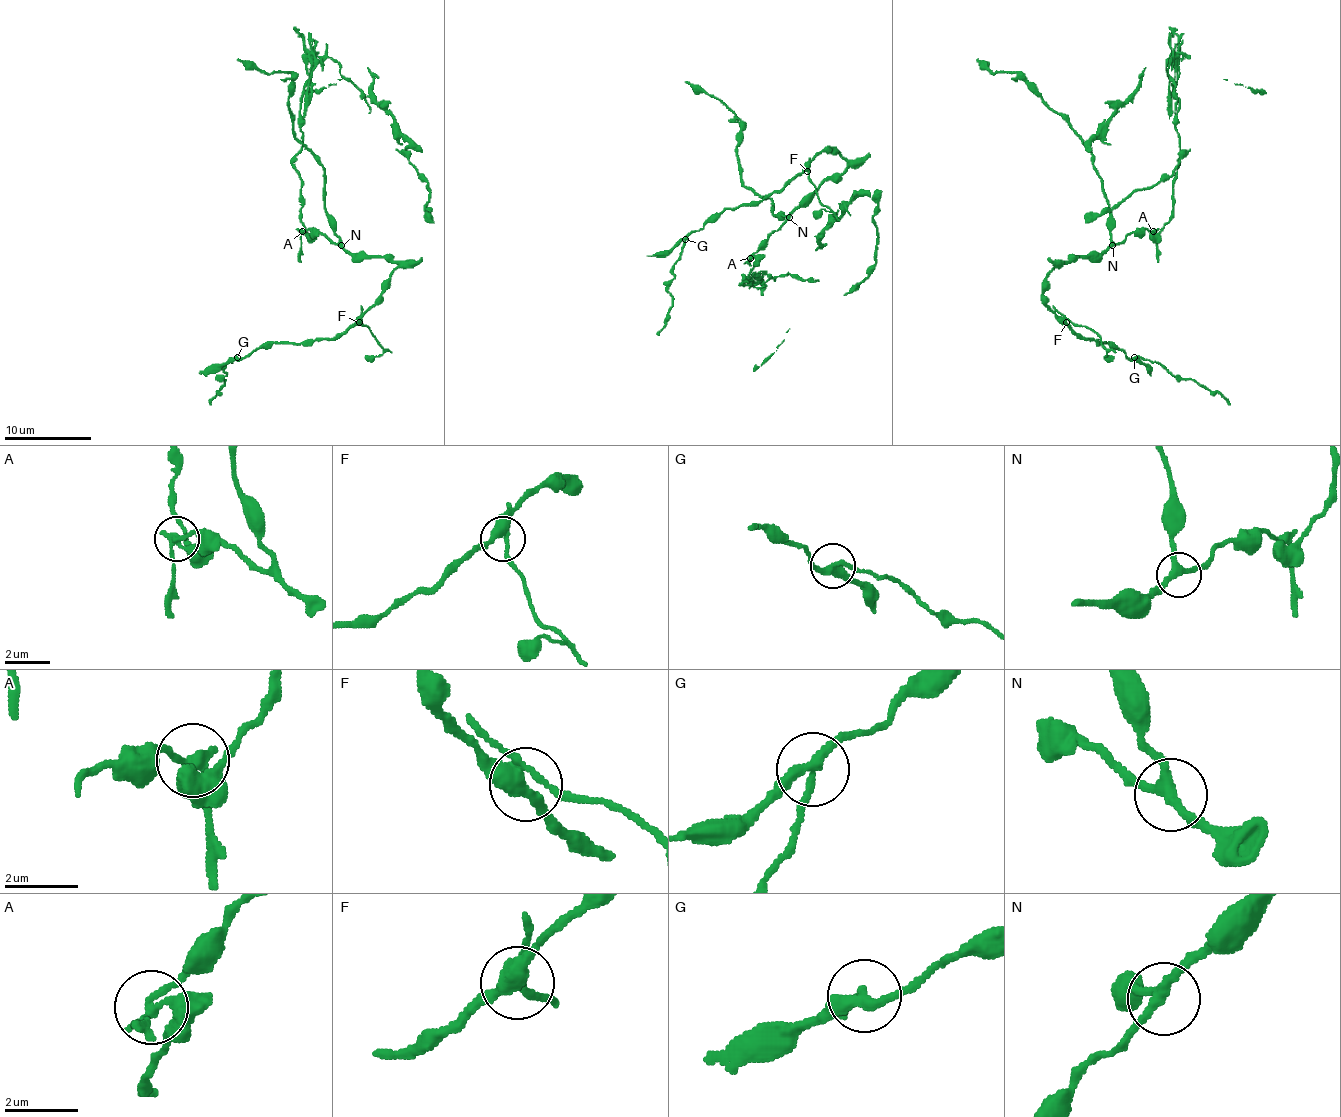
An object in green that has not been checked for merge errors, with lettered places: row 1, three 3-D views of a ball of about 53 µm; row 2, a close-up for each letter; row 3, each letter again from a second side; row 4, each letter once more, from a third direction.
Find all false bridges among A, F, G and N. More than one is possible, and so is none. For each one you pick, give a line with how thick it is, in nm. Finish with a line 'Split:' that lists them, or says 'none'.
A: 200 nm
G: 260 nm
Split: A, G

